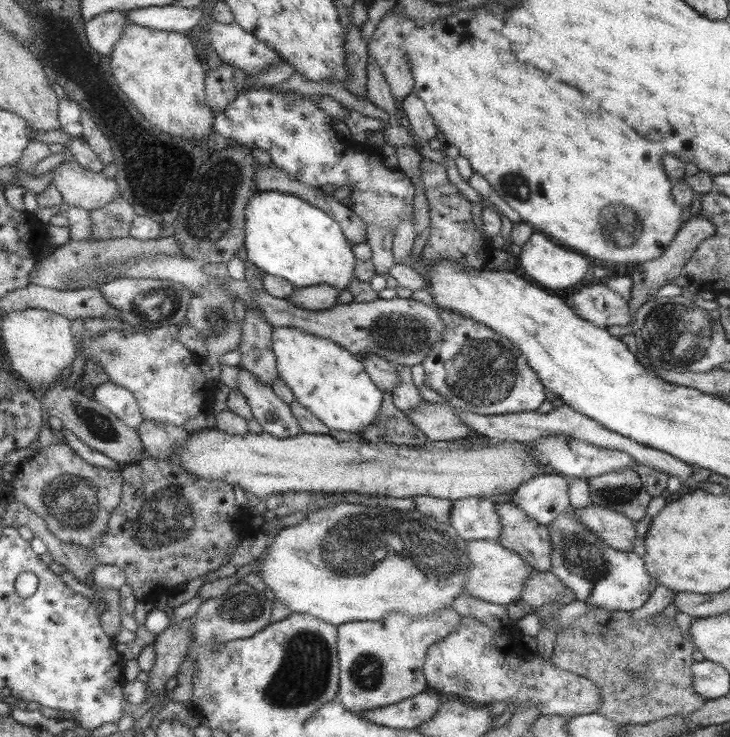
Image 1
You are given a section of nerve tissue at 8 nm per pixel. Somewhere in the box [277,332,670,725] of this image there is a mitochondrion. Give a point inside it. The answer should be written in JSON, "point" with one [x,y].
{"point":[363,545]}

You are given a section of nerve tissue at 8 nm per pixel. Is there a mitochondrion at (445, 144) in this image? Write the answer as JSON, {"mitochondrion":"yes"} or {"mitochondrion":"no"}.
{"mitochondrion":"no"}

